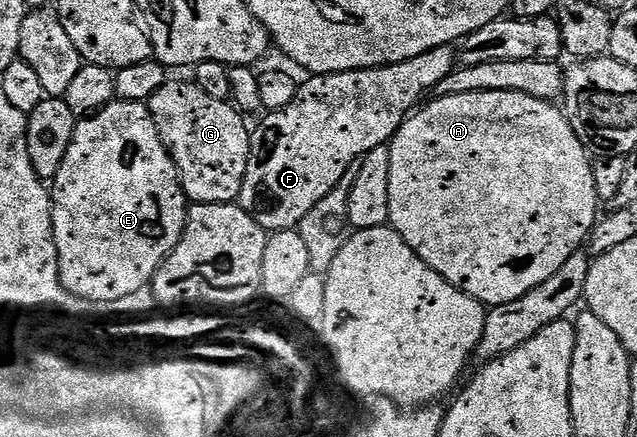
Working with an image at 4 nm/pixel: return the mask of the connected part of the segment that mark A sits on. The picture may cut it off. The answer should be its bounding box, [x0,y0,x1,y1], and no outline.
[388,90,600,308]

